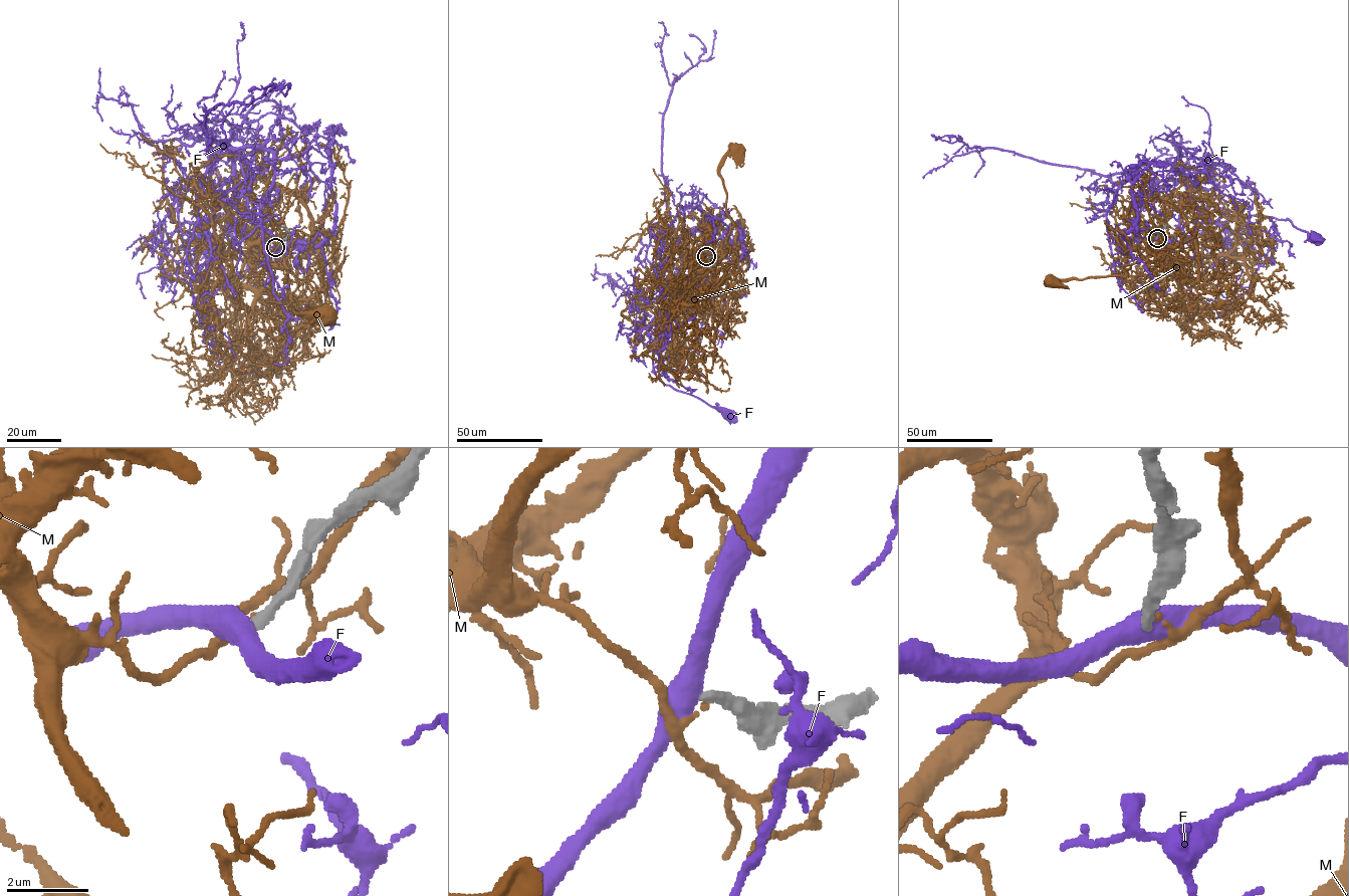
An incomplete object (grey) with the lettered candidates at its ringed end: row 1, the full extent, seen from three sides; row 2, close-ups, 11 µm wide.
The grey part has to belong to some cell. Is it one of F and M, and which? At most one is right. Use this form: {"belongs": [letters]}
{"belongs": []}

